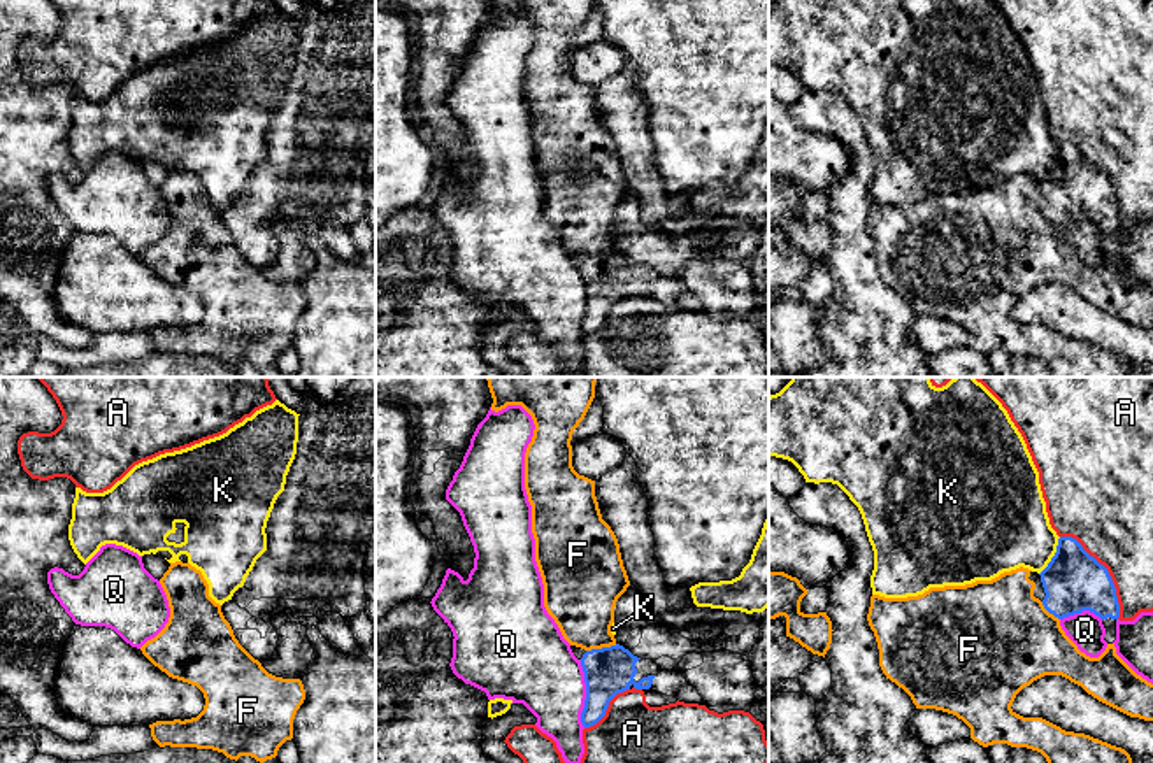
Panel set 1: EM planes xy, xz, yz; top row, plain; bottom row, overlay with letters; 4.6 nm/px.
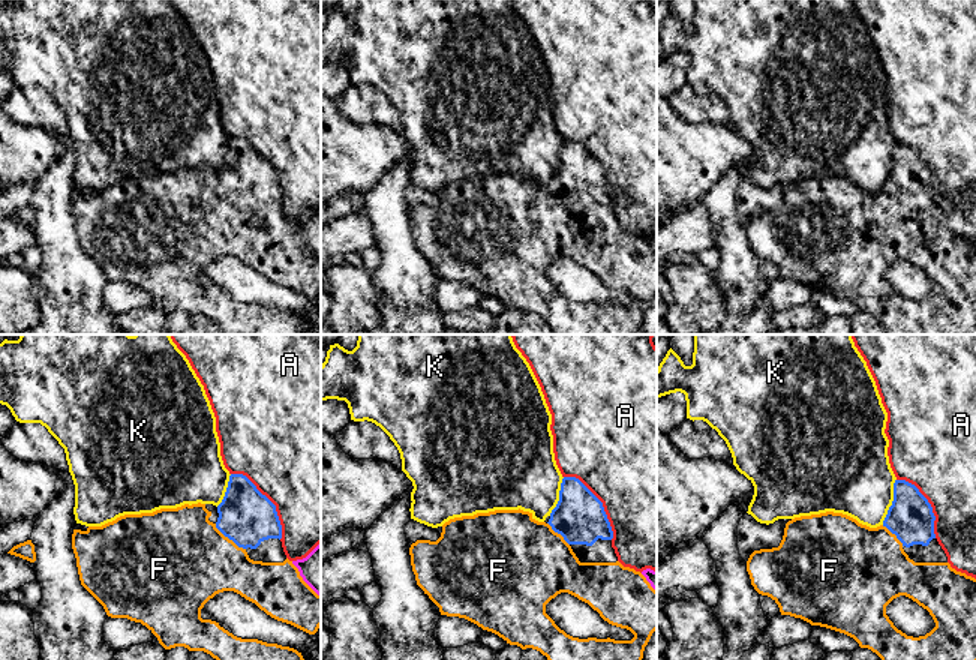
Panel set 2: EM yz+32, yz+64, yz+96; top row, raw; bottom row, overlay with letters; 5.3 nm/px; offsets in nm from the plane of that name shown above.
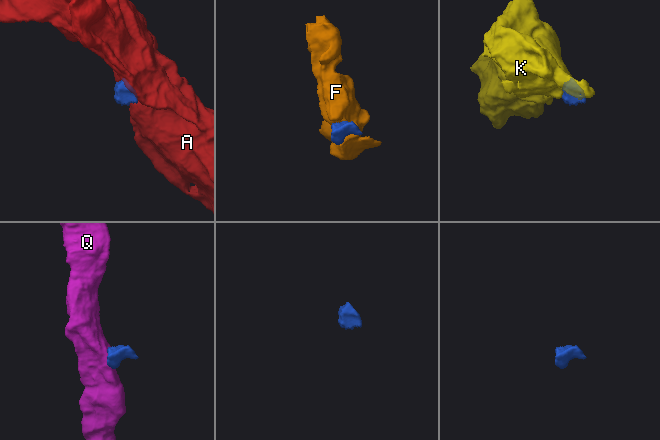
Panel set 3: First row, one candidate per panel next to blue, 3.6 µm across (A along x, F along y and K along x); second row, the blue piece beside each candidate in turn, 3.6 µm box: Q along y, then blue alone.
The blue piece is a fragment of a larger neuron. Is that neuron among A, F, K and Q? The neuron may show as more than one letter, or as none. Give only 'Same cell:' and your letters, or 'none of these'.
Same cell: F

